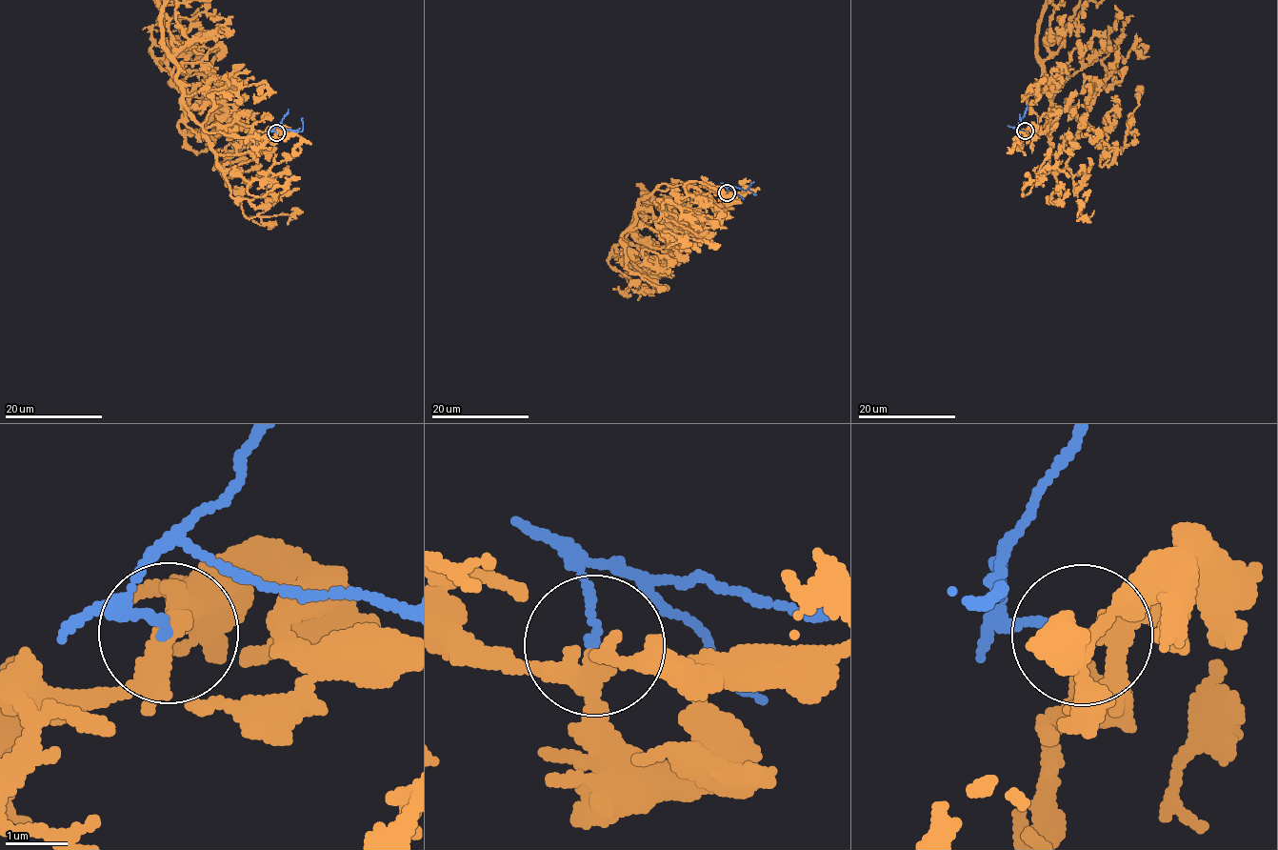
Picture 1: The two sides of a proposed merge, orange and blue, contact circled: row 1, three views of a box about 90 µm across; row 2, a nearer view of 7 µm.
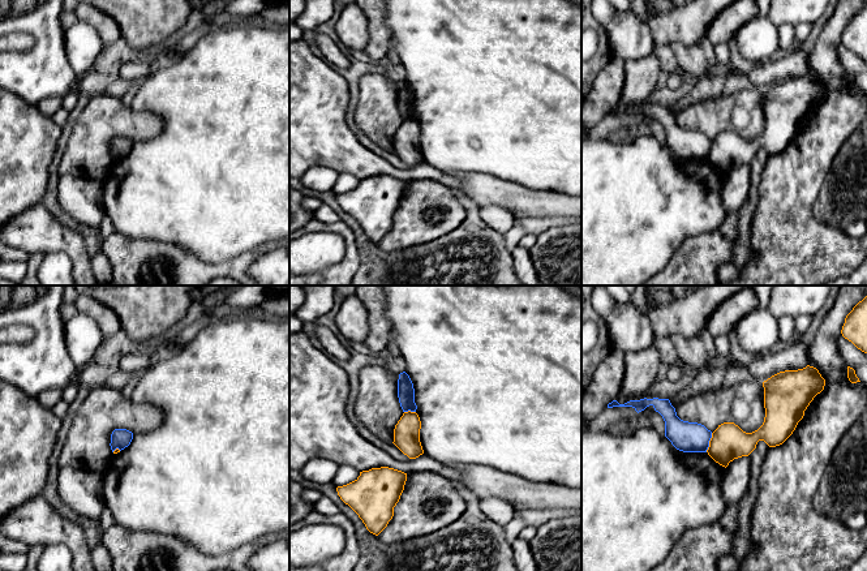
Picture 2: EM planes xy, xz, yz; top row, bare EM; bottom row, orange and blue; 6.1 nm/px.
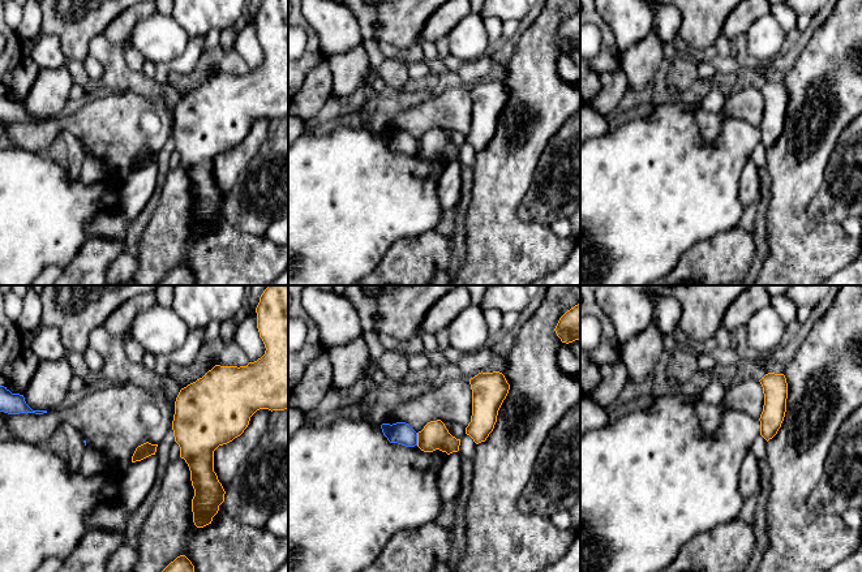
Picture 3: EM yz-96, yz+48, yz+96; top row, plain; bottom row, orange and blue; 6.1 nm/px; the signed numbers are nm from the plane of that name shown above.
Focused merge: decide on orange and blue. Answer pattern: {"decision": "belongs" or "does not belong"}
{"decision": "does not belong"}

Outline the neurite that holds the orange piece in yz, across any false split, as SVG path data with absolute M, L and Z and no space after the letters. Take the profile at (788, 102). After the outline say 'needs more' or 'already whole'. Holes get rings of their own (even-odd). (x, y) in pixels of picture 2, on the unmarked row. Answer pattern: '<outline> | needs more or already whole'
M810 73L772 83L763 90L765 116L763 133L752 141L743 139L734 130L718 133L712 141L708 163L726 176L734 167L748 164L759 149L764 149L769 155L782 153L824 94L825 87Z | already whole

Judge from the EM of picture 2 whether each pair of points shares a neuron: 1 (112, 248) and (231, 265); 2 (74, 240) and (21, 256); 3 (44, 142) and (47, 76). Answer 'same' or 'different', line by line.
1: same
2: different
3: different

